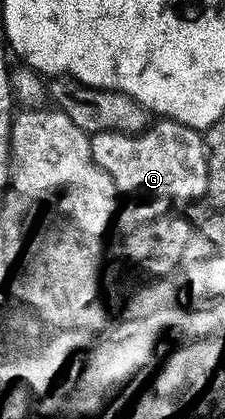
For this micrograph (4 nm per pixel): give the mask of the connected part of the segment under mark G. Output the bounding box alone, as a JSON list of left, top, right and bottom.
[90,120,206,224]

